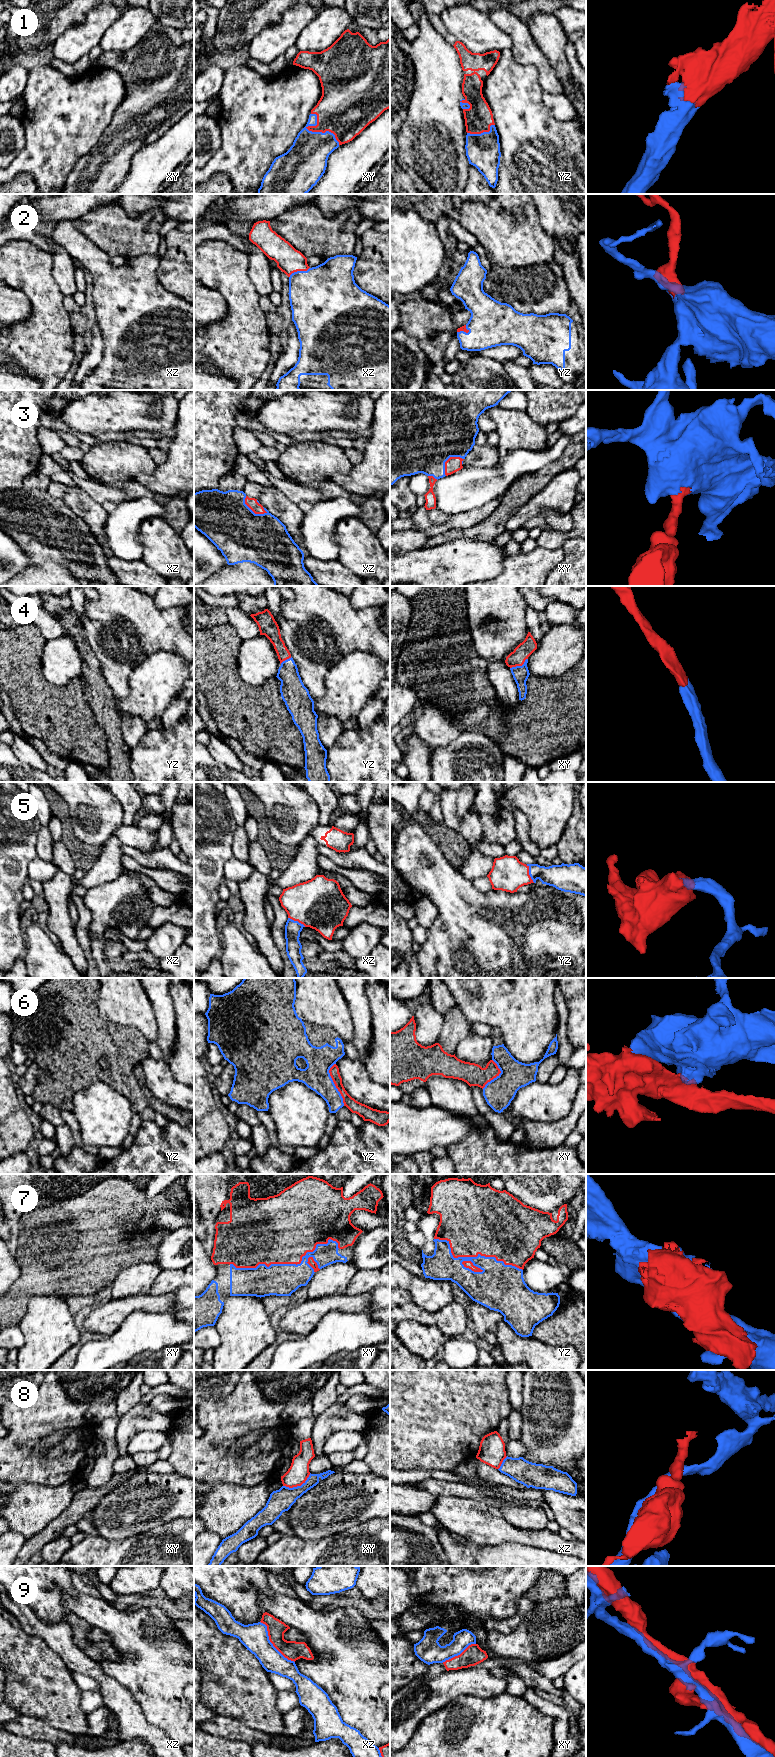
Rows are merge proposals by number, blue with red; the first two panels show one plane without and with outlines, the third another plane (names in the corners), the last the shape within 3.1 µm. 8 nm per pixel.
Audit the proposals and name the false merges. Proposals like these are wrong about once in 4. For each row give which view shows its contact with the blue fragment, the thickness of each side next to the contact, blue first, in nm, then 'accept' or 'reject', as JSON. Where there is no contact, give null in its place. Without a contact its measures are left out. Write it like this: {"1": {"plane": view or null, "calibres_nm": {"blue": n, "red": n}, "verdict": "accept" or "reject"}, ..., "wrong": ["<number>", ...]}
{"1": {"plane": "xy", "calibres_nm": {"blue": 340, "red": 340}, "verdict": "accept"}, "2": {"plane": "xz", "calibres_nm": {"blue": 440, "red": 200}, "verdict": "accept"}, "3": {"plane": "xy", "calibres_nm": {"blue": 500, "red": 120}, "verdict": "accept"}, "4": {"plane": "xy", "calibres_nm": {"blue": 130, "red": 130}, "verdict": "accept"}, "5": {"plane": "yz", "calibres_nm": {"blue": 190, "red": 280}, "verdict": "accept"}, "6": {"plane": "yz", "calibres_nm": {"blue": 220, "red": 100}, "verdict": "reject"}, "7": {"plane": "xy", "calibres_nm": {"blue": 260, "red": 480}, "verdict": "accept"}, "8": {"plane": "xy", "calibres_nm": {"blue": 180, "red": 170}, "verdict": "reject"}, "9": {"plane": "xz", "calibres_nm": {"blue": 220, "red": 160}, "verdict": "reject"}, "wrong": ["6", "8", "9"]}

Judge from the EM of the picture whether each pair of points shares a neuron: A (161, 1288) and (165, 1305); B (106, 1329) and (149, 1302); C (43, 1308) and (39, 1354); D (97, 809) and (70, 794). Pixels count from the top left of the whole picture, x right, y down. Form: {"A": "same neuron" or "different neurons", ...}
{"A": "different neurons", "B": "same neuron", "C": "same neuron", "D": "same neuron"}

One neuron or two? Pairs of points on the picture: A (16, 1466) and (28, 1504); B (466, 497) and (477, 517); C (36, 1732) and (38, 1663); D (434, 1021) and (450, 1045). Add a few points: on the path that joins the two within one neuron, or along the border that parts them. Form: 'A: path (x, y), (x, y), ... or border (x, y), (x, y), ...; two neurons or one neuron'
A: border (10, 1483), (46, 1484); two neurons
B: border (495, 500), (489, 500), (479, 507), (451, 515); two neurons
C: border (22, 1714), (40, 1717), (57, 1728); two neurons
D: border (443, 1015), (443, 1024), (437, 1042); two neurons

